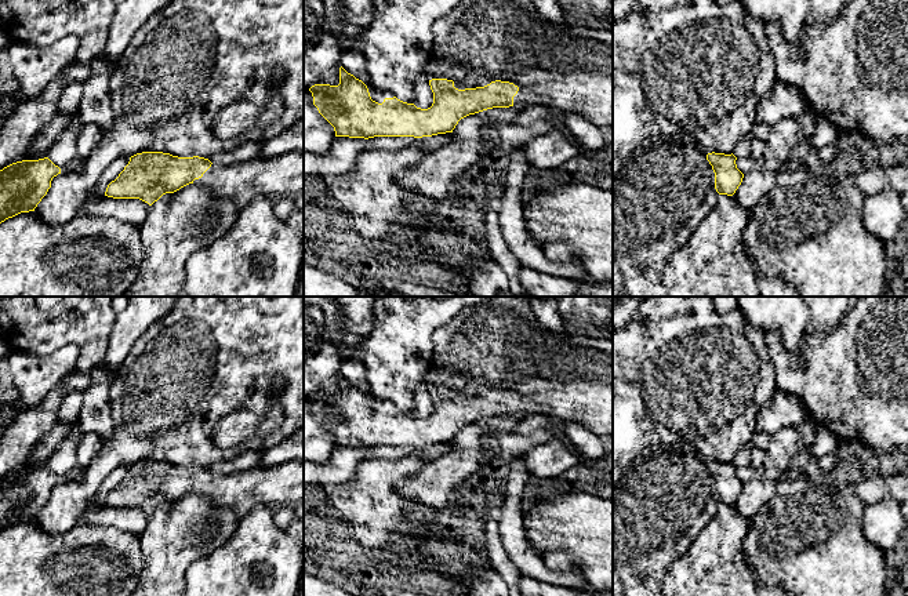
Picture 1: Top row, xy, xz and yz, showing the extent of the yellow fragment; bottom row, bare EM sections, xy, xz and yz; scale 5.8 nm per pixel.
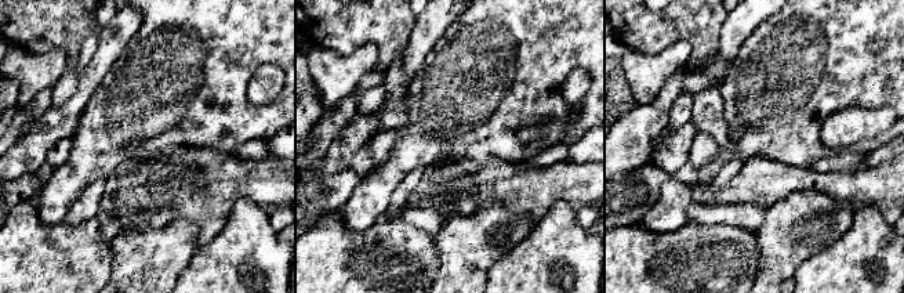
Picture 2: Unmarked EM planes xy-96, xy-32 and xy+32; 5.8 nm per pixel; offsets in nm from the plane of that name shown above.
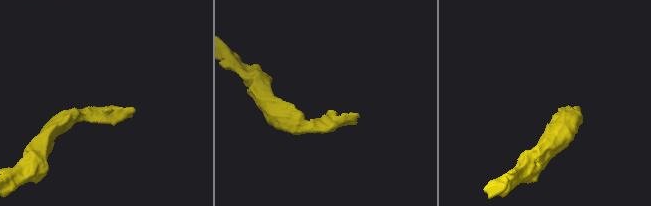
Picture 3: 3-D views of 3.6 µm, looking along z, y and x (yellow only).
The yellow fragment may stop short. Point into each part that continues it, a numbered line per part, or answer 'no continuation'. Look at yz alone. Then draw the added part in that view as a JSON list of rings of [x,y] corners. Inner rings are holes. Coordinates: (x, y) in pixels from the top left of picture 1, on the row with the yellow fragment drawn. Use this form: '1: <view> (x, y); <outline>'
1: yz (665, 188); [[[691,134],[654,135],[643,141],[613,178],[613,297],[667,297],[662,280],[667,258],[687,244],[718,196],[712,166]]]

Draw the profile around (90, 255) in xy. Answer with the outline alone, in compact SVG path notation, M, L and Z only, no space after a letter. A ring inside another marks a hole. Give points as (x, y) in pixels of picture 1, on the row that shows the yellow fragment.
M34 211L0 224L0 297L121 297L144 259L139 228L80 211L63 225L48 225Z

